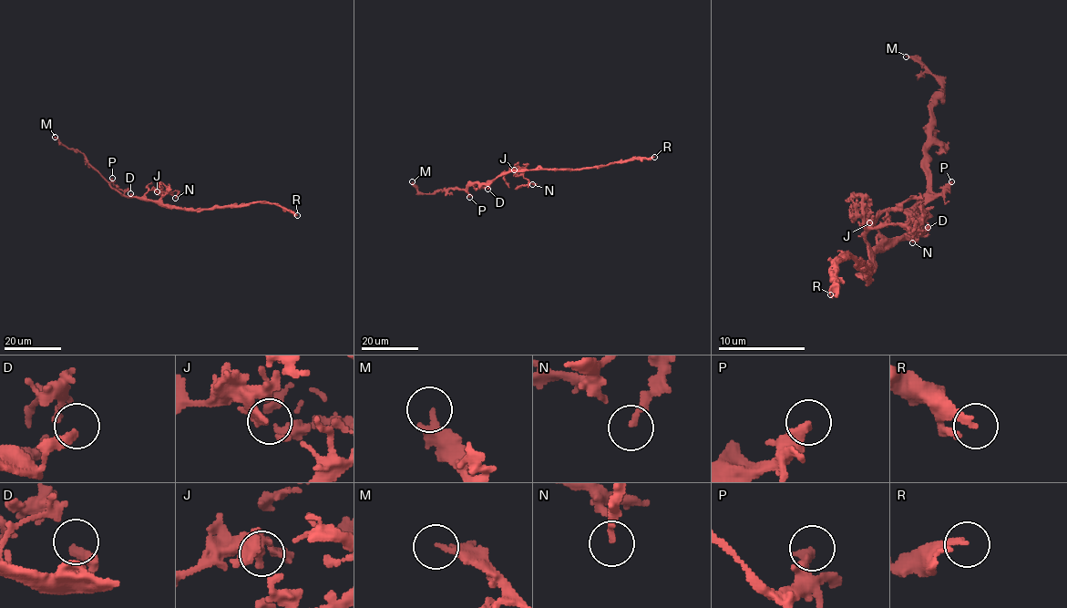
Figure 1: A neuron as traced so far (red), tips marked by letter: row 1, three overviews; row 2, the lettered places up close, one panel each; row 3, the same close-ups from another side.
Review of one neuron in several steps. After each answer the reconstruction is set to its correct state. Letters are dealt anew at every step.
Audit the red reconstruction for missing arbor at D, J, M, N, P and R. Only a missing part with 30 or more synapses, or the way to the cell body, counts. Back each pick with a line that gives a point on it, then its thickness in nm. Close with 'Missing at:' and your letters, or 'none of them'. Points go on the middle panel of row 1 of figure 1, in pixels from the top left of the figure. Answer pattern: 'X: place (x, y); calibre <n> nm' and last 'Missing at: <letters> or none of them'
M: place (412, 181); calibre 320 nm
P: place (469, 197); calibre 360 nm
Missing at: M, P

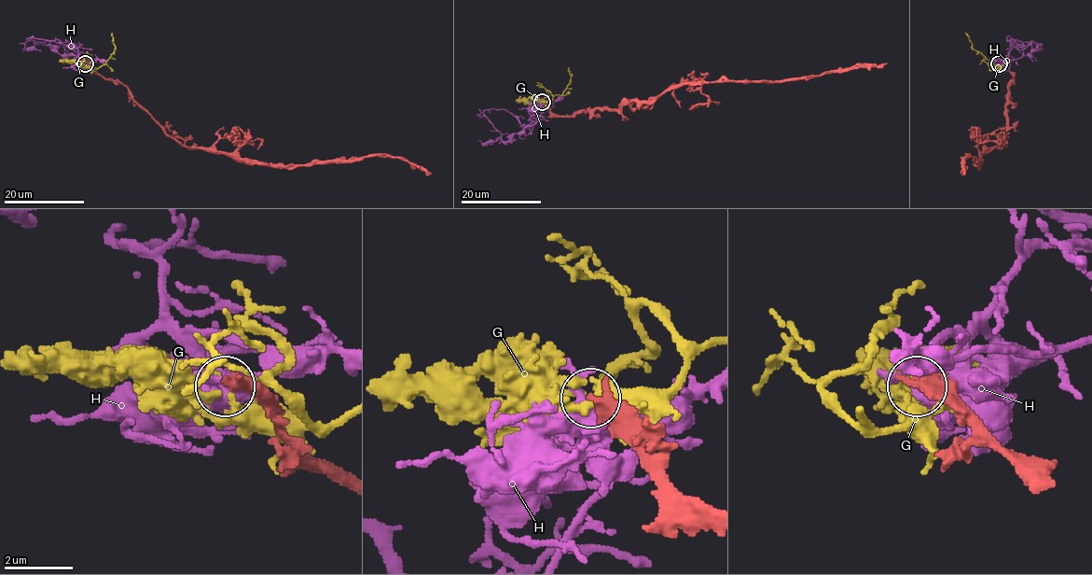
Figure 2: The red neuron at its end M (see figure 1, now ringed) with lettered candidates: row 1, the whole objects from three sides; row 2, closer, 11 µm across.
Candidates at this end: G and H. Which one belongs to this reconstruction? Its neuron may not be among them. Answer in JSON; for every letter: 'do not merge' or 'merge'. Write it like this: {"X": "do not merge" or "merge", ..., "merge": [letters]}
{"G": "do not merge", "H": "do not merge", "merge": []}

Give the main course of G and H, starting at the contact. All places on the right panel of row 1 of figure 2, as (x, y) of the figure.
G: (999, 63), (996, 69), (992, 67), (974, 49), (964, 34)
H: (1002, 63), (1023, 55), (1024, 48), (1006, 37), (1015, 43), (1006, 49)

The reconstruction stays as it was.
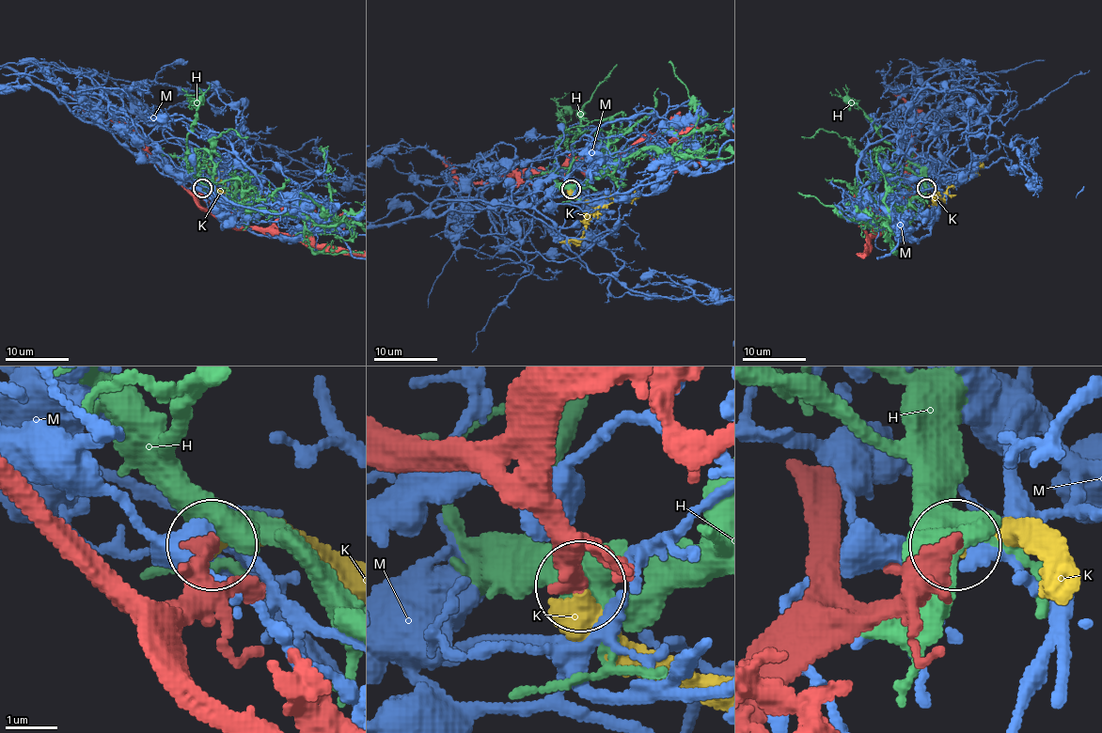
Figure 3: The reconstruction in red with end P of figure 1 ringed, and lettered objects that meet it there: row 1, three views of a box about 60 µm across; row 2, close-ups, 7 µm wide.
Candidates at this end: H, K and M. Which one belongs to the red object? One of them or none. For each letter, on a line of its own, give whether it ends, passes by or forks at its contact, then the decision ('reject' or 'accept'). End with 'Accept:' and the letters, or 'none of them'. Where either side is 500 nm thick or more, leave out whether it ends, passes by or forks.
H: reject
K: accept
M: it passes by | reject
Accept: K

